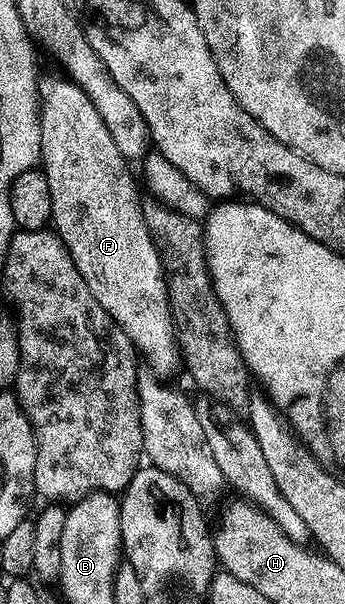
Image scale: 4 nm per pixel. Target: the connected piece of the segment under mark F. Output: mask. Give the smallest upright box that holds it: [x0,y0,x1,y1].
[37,77,179,379]

